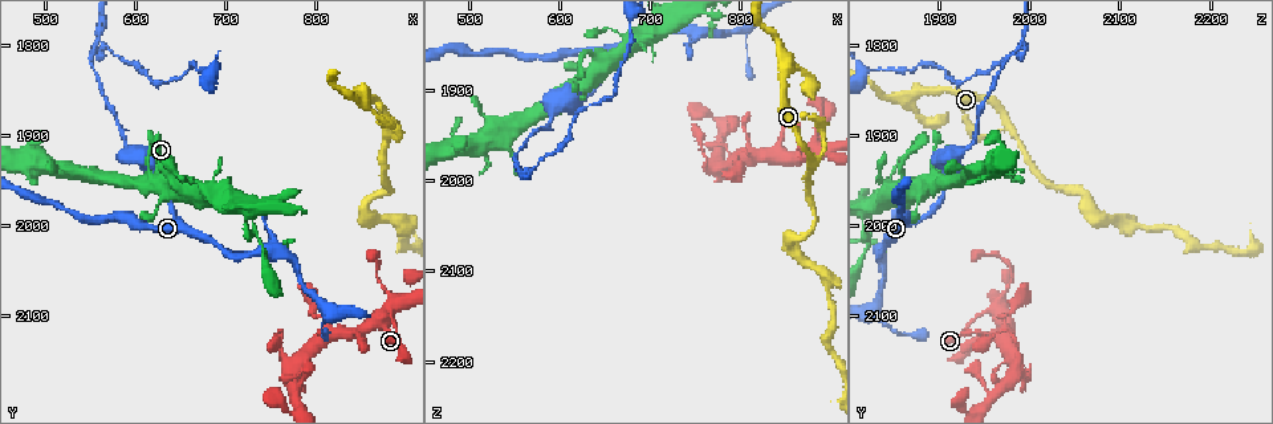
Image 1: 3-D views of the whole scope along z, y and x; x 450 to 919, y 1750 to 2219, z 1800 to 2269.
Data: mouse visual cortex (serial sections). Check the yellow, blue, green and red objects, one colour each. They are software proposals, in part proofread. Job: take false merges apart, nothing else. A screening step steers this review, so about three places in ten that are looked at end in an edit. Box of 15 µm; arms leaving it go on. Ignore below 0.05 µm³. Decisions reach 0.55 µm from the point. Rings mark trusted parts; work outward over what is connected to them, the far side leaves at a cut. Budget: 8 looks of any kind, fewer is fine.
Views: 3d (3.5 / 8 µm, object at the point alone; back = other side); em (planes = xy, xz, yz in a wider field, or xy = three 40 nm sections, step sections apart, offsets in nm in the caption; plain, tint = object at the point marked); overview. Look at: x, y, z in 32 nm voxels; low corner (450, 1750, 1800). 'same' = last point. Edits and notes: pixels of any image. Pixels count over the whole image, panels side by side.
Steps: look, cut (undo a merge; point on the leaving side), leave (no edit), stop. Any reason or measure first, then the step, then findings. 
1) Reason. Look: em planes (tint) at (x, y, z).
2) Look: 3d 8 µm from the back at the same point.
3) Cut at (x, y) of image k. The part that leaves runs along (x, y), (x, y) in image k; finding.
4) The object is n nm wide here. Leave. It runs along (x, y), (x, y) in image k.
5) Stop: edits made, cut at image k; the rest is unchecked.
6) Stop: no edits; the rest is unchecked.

Thin arm on a thick one. Look: 3d 3.5 µm at (815, 2110, 1975).

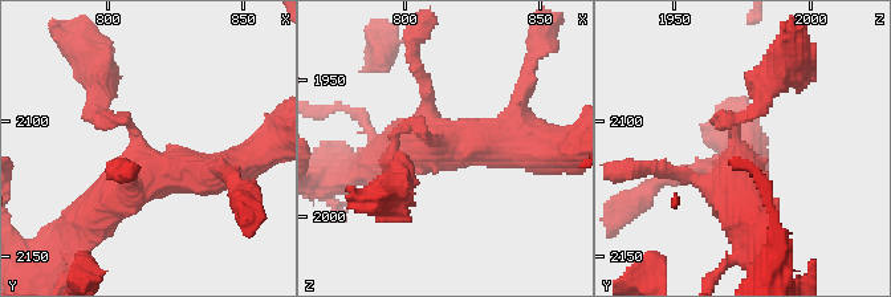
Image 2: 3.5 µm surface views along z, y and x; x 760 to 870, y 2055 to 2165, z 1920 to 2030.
Look: em xy step 2 (tint) at (813, 2111, 1972).

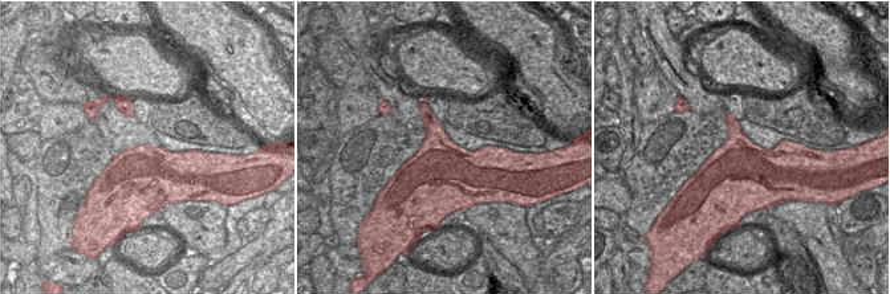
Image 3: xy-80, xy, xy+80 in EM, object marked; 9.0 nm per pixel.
Look: em xy step 3 (tint) at the same point.

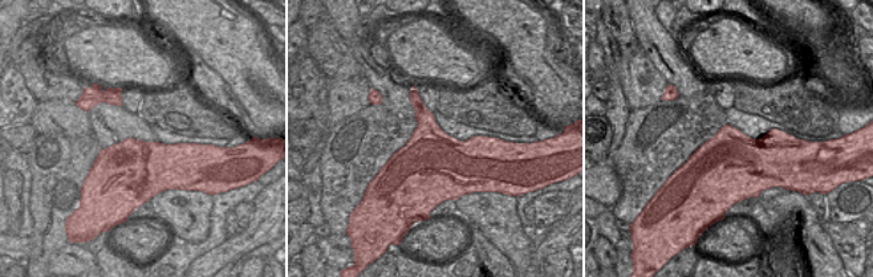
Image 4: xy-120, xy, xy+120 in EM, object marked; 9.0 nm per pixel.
Leave. It runs along (235, 166), (145, 174), (76, 227) in image 2; one cell here.

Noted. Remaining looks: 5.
Branch point. Look: 3d 8 µm at (775, 2155, 1985).

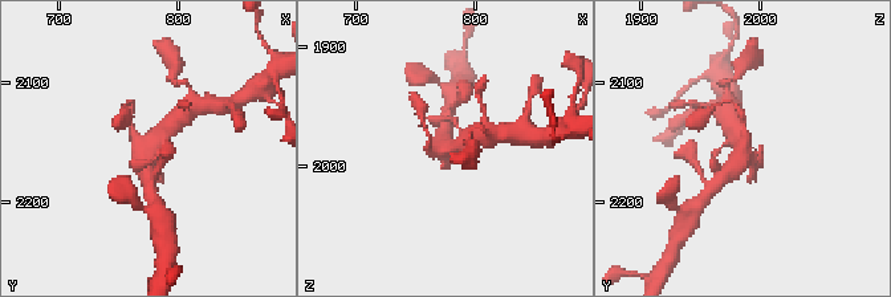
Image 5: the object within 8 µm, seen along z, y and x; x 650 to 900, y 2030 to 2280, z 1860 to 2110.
Now the EM. Look: em xy step 2 (tint) at (778, 2154, 1984).

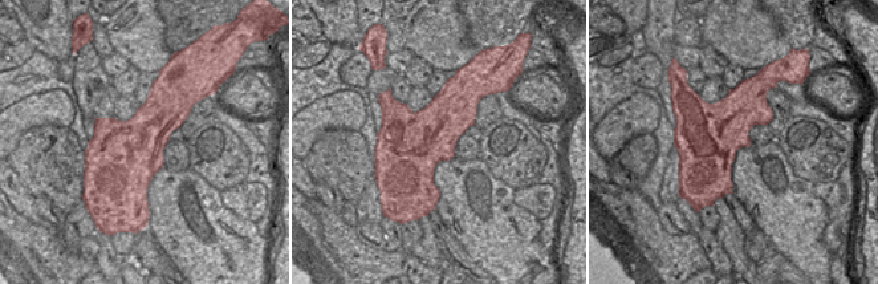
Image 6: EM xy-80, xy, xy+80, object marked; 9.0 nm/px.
Leave. It runs along (177, 118), (145, 153), (147, 179) in image 5; all the same cell.

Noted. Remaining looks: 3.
Calibre changes. Look: 3d 3.5 µm at (875, 2070, 1975).

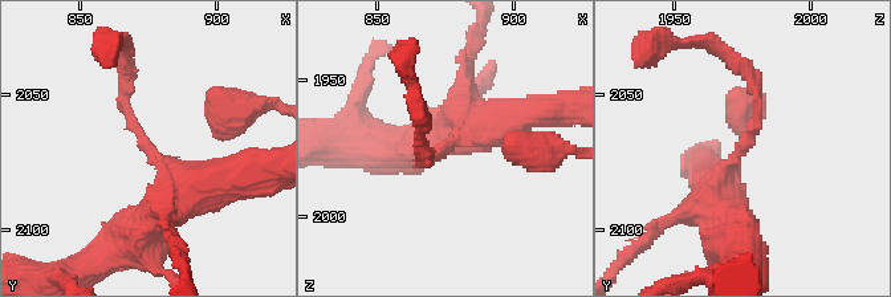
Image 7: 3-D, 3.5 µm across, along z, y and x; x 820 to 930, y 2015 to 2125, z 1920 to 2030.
The arms are 150, 450 nm wide; shape alone is not enough. Look: em xy step 2 (tint) at (875, 2071, 1975).

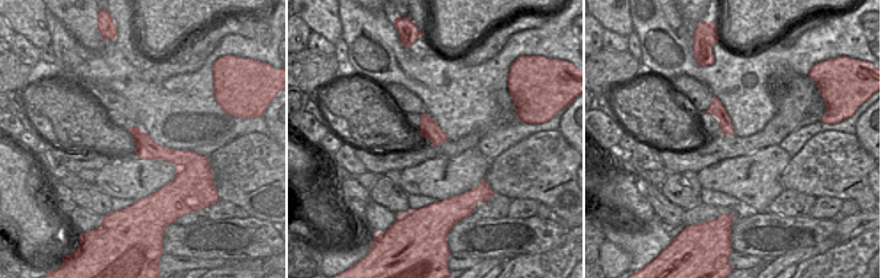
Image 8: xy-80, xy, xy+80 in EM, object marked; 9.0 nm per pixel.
Leave. It runs along (707, 210), (757, 116), (747, 72) in image 7; all the same cell.

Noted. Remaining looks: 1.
Stop: no edits; the rest is unchecked.

